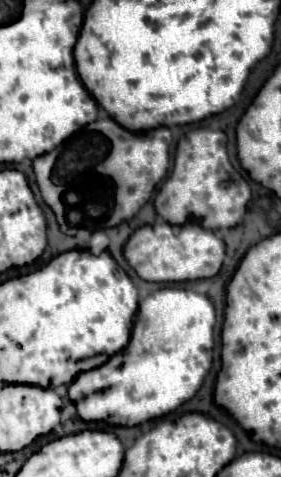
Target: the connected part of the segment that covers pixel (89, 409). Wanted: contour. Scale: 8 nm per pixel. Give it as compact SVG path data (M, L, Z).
M162 288L140 302L134 316L132 338L122 352L116 352L106 364L78 374L68 388L68 398L76 406L76 414L84 422L104 422L112 426L138 426L142 422L166 416L188 402L200 388L206 372L212 366L212 330L216 314L212 302L184 288Z

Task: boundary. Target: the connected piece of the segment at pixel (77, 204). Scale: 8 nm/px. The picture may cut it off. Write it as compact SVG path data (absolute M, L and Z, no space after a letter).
M104 116L76 132L54 152L38 156L34 160L36 186L42 200L52 208L60 230L66 236L76 236L78 228L96 232L130 220L166 176L170 140L168 128L136 134Z

